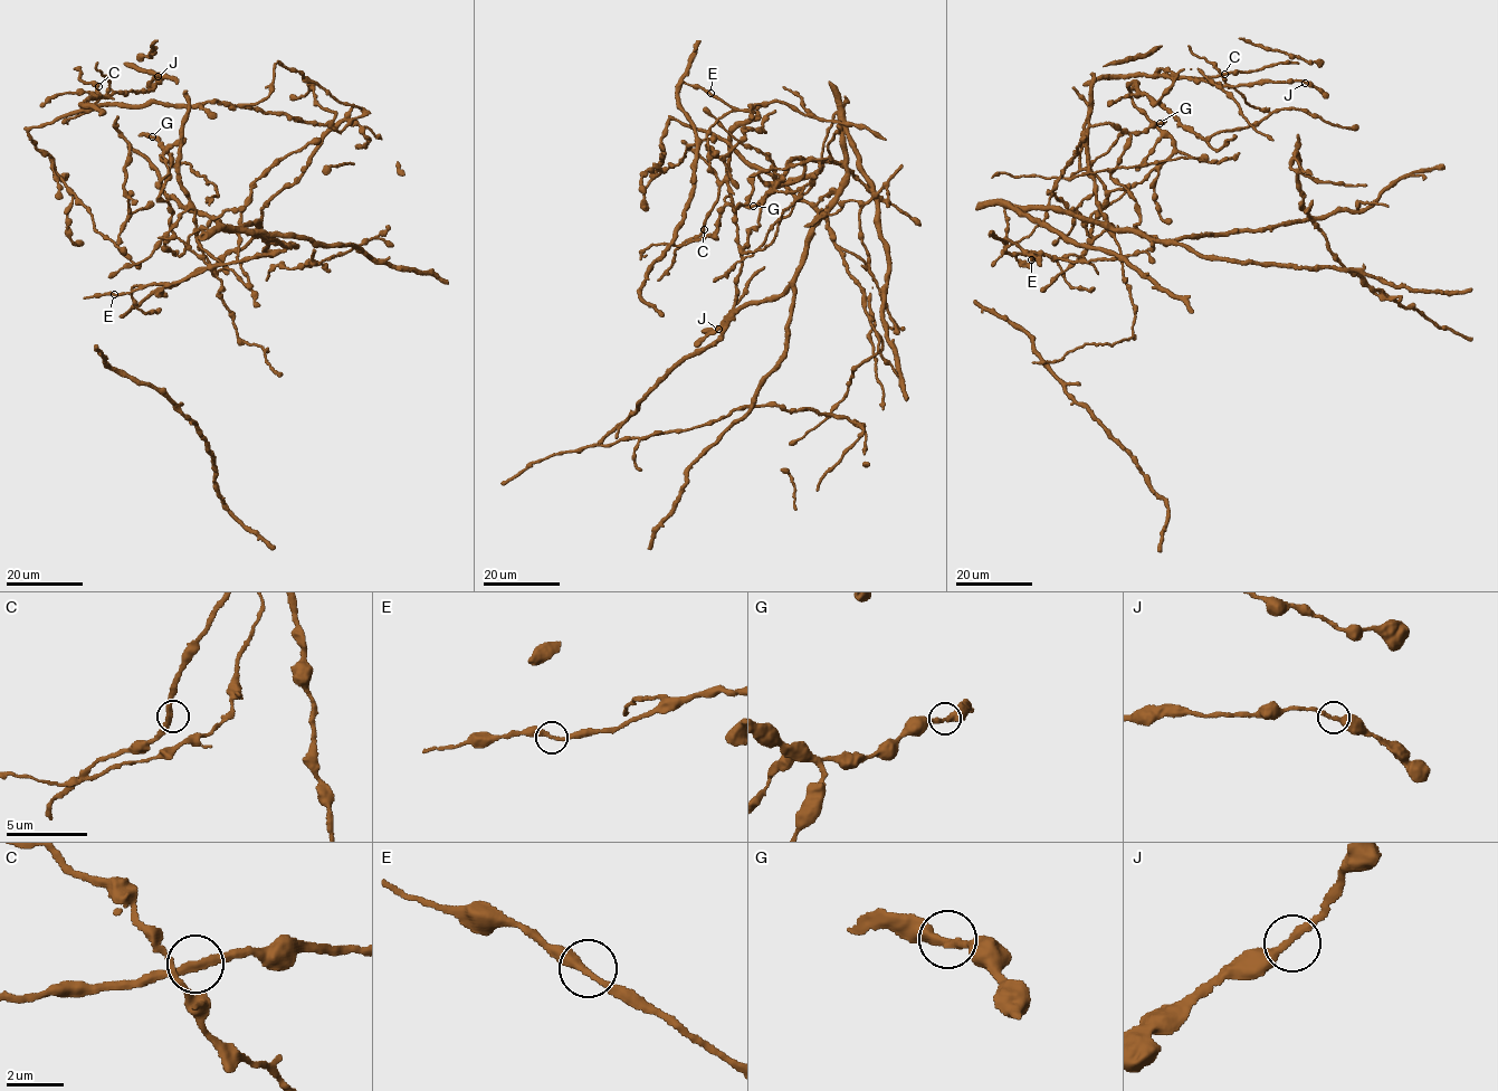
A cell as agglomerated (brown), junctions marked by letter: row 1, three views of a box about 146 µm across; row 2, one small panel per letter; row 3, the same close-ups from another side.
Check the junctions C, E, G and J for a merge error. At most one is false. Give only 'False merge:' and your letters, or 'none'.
False merge: none

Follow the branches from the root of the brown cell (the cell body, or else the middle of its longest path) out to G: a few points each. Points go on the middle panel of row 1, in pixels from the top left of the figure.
G: (789, 183), (780, 183), (753, 206)

